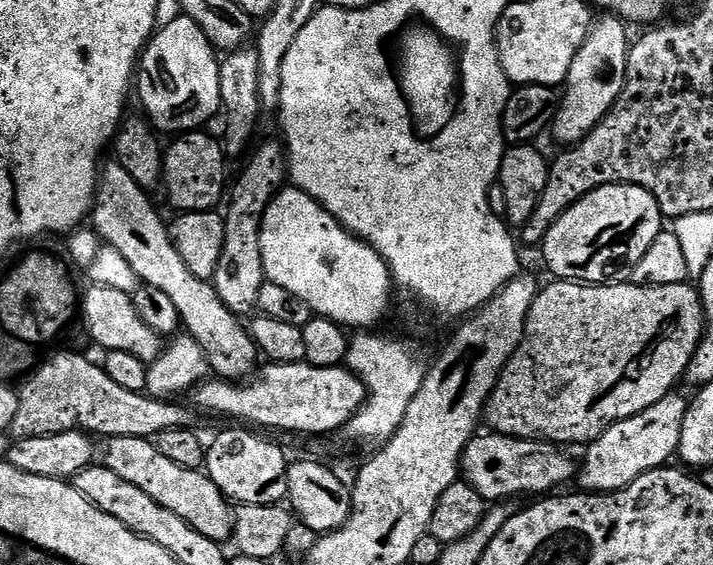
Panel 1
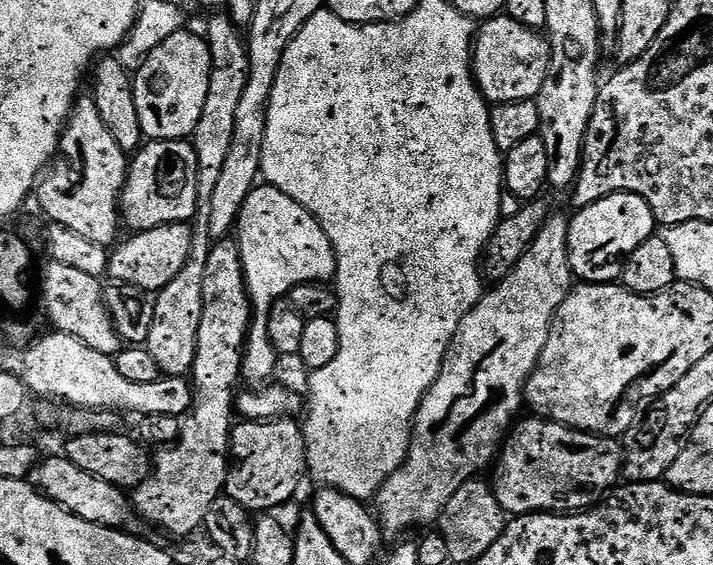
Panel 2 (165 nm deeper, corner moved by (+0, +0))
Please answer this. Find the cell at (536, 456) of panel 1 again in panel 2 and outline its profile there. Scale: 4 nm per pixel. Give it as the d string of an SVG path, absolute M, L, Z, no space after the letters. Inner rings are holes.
M547 418L531 419L521 419L507 433L494 464L494 491L505 513L513 517L533 512L575 514L593 503L592 496L607 493L621 479L624 449L619 439L579 432Z

